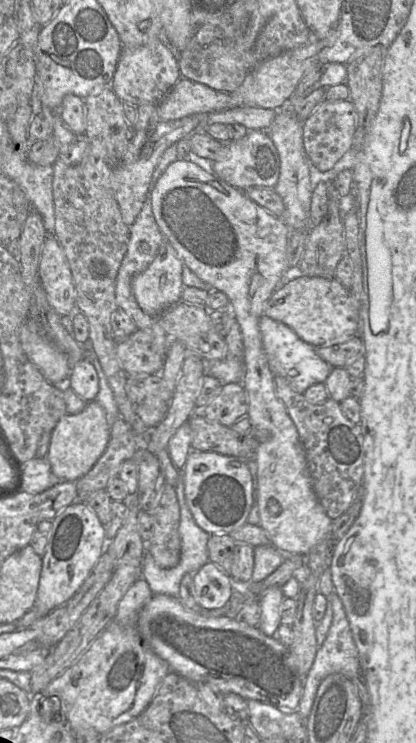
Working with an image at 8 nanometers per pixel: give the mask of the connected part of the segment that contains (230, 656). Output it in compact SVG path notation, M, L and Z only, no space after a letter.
M157 594L140 611L137 629L143 643L169 664L170 671L192 683L207 684L222 695L235 693L246 701L257 700L285 714L298 712L306 676L302 676L294 666L290 647L285 647L272 636L265 635L259 628L226 616L208 617L193 613L183 606L179 597Z

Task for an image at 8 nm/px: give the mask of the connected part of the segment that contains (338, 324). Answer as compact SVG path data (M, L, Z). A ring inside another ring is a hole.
M297 275L293 279L285 279L268 300L264 315L285 324L291 328L302 341L315 348L325 344L335 345L344 343L354 336L360 336L359 301L335 278L326 279Z

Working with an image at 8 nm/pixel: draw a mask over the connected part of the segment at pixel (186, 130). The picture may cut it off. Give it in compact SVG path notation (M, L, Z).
M194 114L177 120L162 122L159 121L152 128L136 131L129 143L121 163L111 175L111 187L114 191L123 222L130 227L147 197L152 174L164 151L171 145L182 139L190 137L197 131L205 131L205 118L207 114Z

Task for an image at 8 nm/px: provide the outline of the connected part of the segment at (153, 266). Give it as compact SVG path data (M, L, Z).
M165 240L154 261L131 281L132 293L143 312L156 317L181 301L183 266L175 249Z

